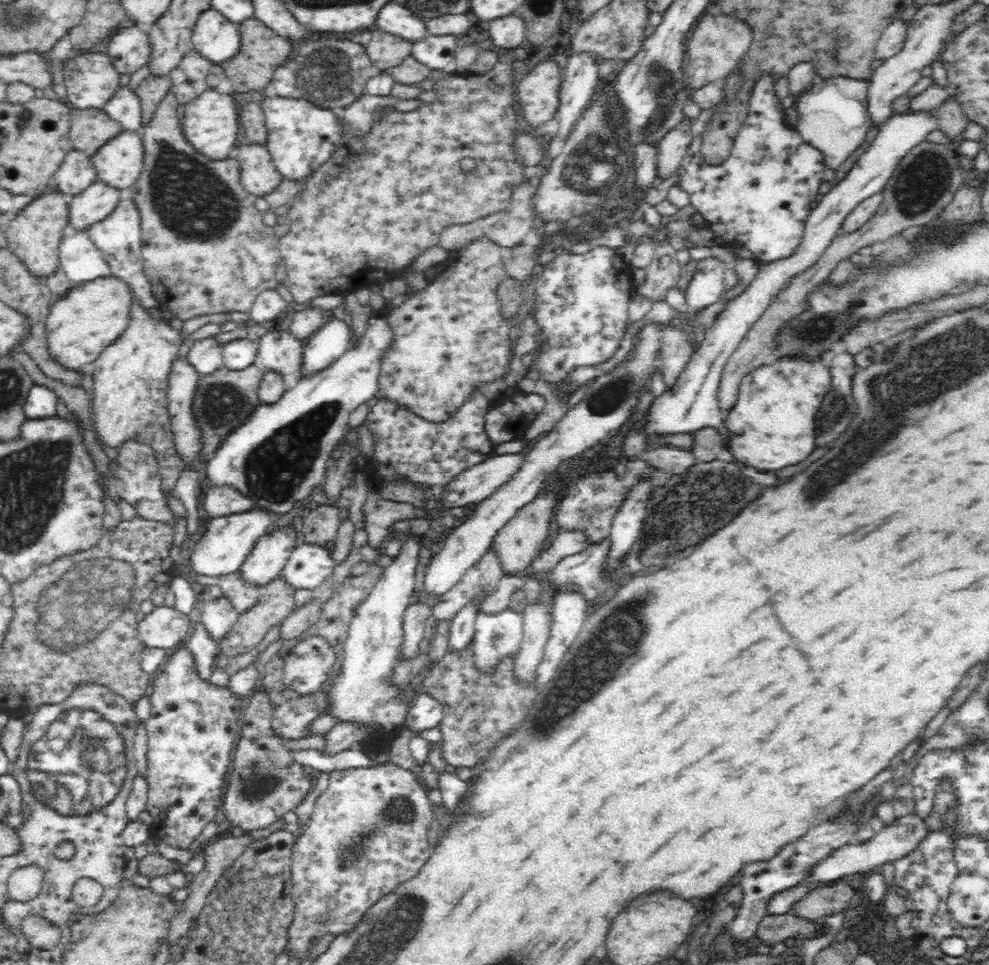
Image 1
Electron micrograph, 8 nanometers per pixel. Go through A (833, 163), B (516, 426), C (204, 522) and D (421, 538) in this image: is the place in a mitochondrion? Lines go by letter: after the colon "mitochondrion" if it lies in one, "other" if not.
A: other
B: other
C: other
D: other

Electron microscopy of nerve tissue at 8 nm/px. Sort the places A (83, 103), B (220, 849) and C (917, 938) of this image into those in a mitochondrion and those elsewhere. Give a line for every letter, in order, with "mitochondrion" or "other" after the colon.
A: other
B: other
C: other

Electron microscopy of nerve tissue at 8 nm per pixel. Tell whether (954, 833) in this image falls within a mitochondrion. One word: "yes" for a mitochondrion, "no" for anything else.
no

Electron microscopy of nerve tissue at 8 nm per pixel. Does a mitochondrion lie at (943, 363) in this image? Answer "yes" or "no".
yes

